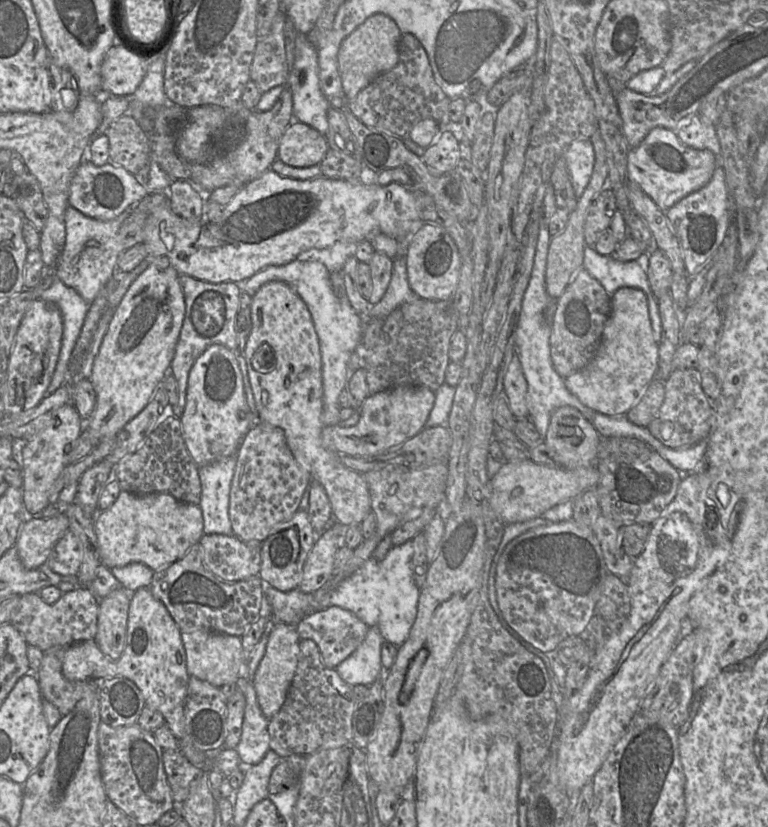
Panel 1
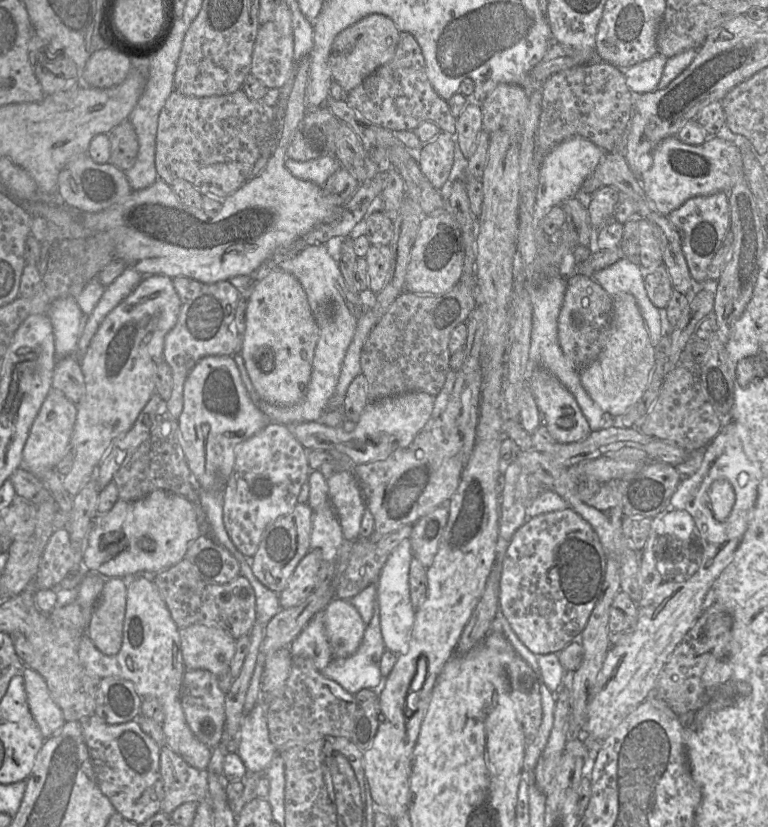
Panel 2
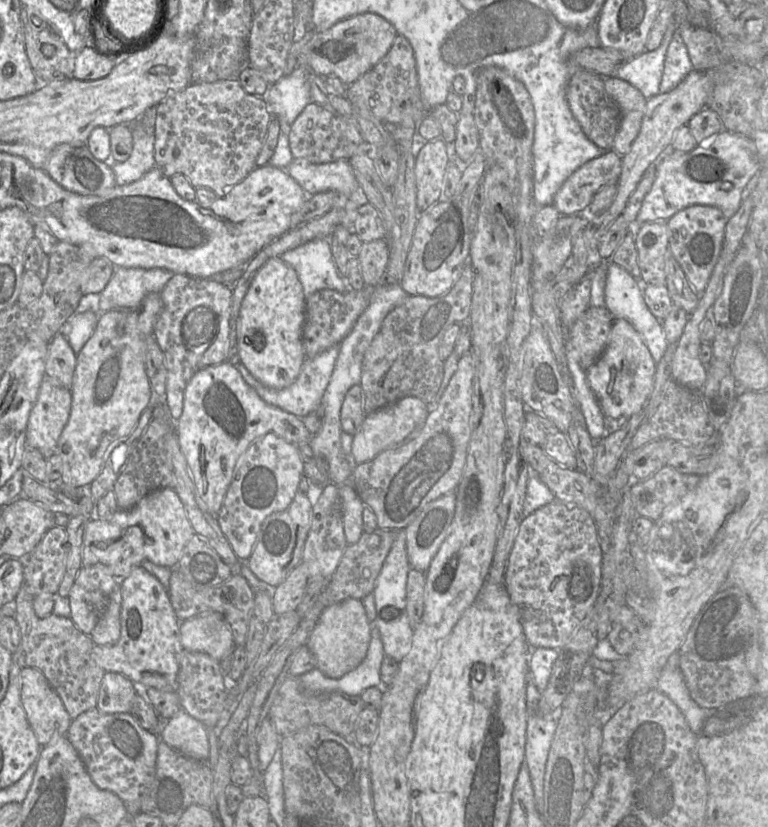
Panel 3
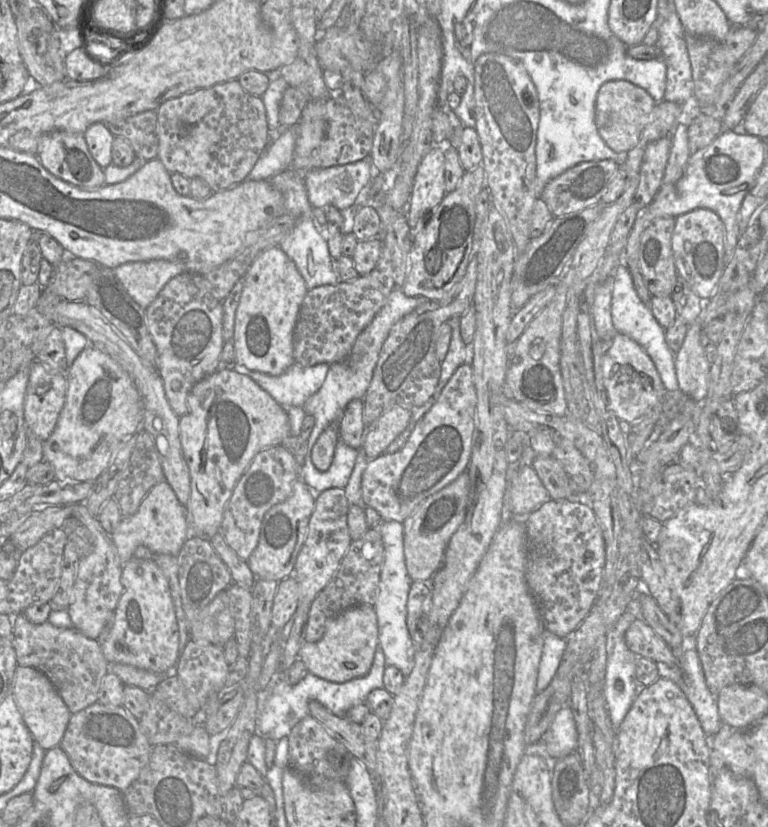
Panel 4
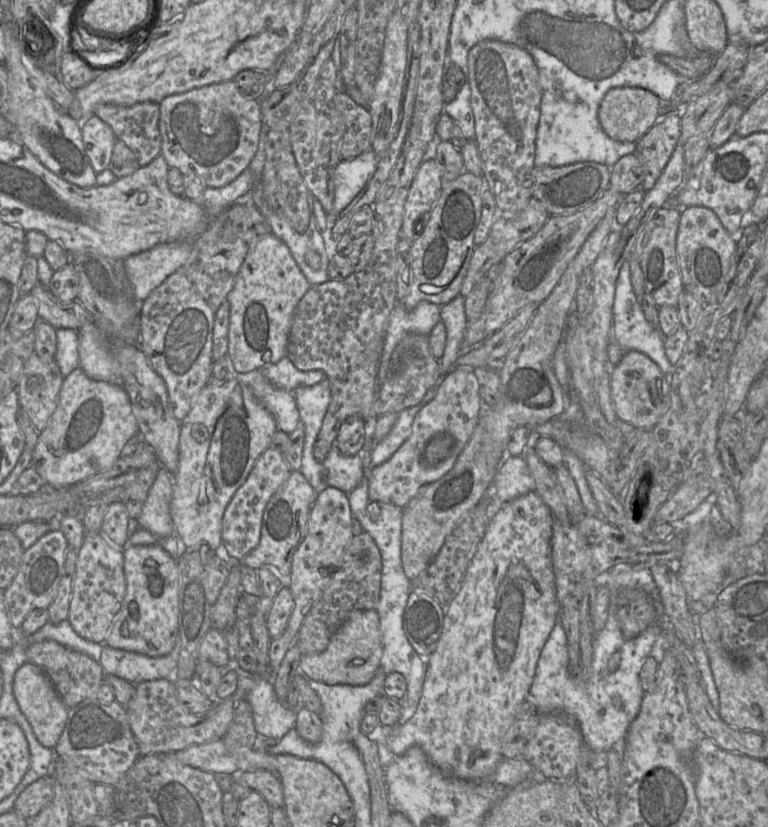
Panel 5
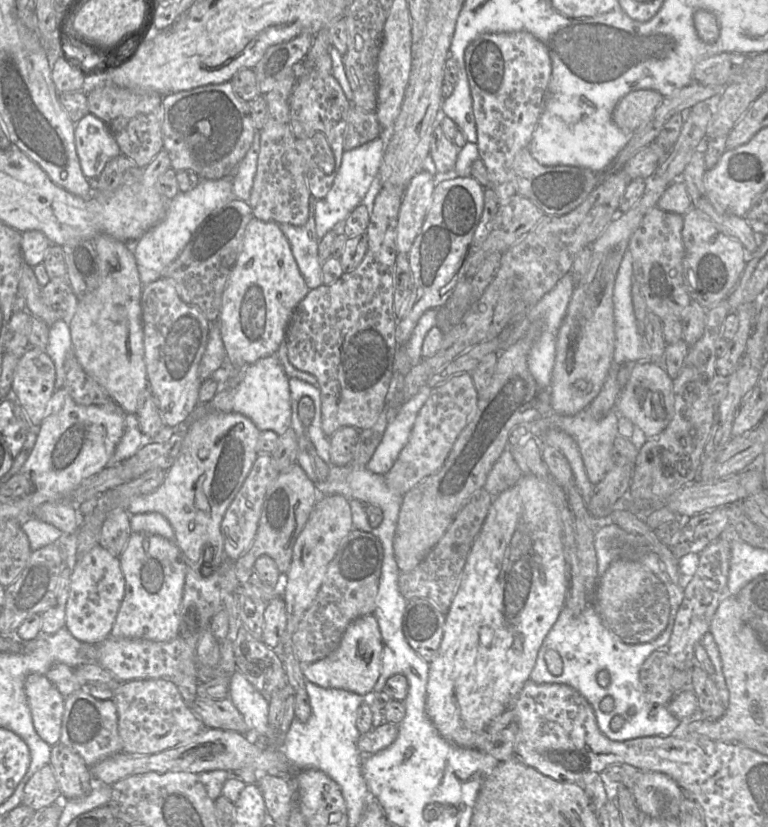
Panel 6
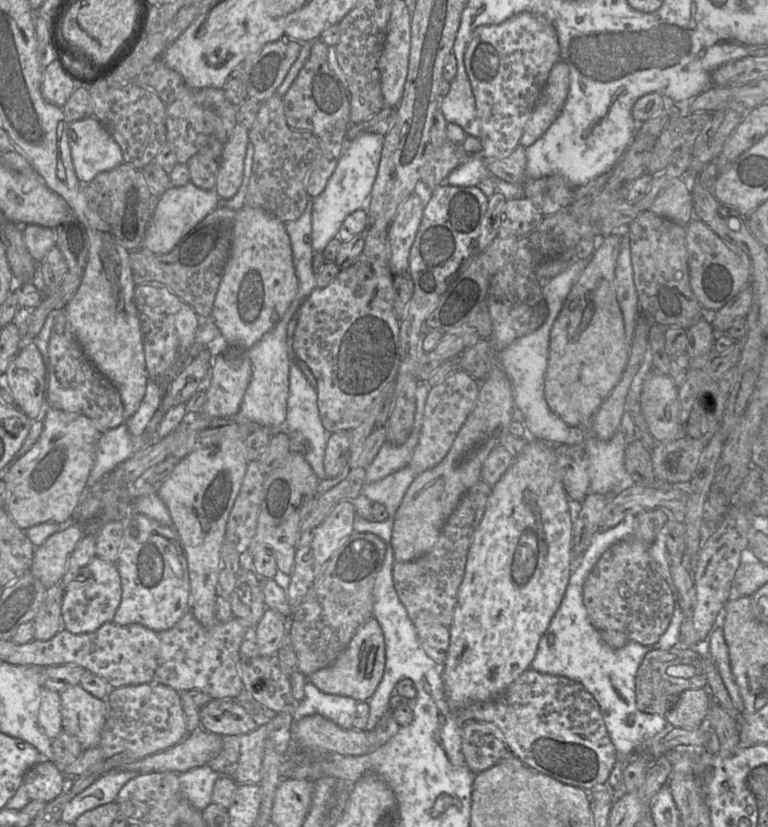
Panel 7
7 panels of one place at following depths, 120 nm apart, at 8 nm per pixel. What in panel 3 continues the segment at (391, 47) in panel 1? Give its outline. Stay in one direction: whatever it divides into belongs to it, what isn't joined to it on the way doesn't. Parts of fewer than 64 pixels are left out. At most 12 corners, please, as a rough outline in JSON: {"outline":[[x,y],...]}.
{"outline":[[362,13],[324,32],[298,54],[322,77],[349,86],[388,53],[397,31]]}

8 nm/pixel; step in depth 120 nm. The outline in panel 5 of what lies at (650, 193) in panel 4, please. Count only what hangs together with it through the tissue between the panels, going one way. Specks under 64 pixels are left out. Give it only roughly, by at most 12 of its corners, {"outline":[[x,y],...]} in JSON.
{"outline":[[668,113],[636,144],[649,191],[680,143],[681,117]]}

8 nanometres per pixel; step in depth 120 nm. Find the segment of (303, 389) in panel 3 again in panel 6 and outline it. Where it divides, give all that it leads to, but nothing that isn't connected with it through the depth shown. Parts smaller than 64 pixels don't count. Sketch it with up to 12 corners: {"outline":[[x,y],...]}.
{"outline":[[284,341],[195,407],[237,412],[260,431],[291,426],[289,378],[318,386],[290,363]]}

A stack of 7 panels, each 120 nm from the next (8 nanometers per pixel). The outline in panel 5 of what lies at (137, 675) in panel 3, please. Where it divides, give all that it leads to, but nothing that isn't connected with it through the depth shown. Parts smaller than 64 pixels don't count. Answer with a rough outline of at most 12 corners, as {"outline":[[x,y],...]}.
{"outline":[[128,544],[104,644],[150,657],[178,635],[177,561]]}

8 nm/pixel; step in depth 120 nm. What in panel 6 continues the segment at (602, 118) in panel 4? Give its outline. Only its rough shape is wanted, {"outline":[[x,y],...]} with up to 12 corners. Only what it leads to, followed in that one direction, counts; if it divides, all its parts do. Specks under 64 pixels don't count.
{"outline":[[635,90],[616,104],[612,119],[634,133],[653,116],[664,97]]}

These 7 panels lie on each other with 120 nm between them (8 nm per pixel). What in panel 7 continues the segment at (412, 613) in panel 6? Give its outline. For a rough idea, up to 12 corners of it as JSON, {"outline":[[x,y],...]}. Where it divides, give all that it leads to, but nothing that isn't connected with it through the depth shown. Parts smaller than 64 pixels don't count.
{"outline":[[426,610],[412,623],[427,656],[442,666],[449,628]]}

